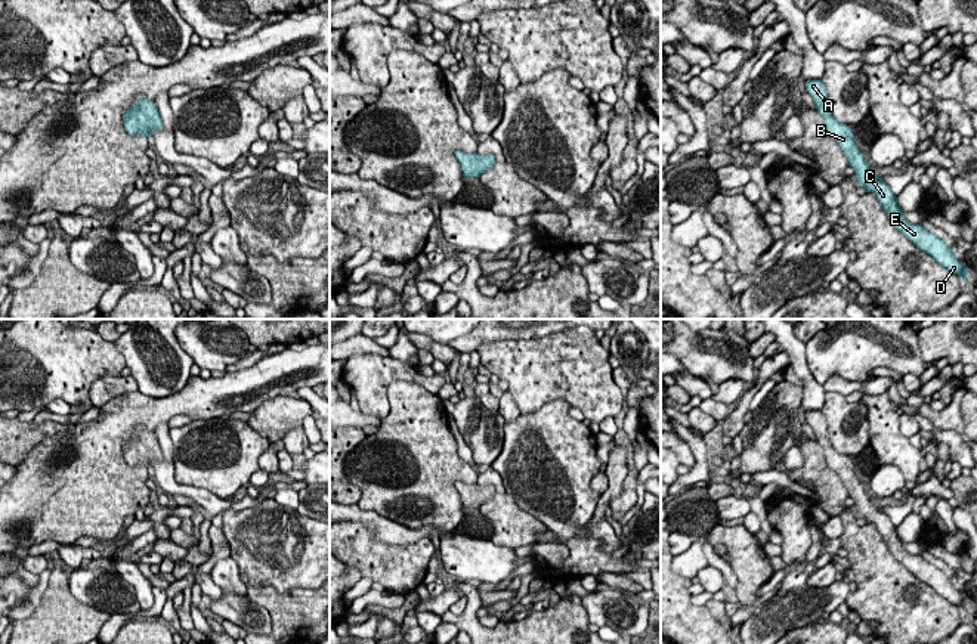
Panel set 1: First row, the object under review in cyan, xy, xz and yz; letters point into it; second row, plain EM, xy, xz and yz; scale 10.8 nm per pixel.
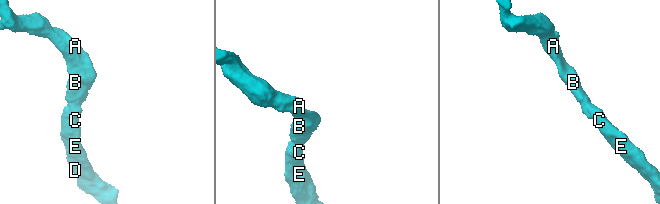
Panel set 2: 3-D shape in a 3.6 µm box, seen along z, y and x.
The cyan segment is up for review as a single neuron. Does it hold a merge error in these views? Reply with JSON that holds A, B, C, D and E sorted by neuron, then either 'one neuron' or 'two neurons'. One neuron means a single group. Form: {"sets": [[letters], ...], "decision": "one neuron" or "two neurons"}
{"sets": [["A", "B", "C", "D", "E"]], "decision": "one neuron"}

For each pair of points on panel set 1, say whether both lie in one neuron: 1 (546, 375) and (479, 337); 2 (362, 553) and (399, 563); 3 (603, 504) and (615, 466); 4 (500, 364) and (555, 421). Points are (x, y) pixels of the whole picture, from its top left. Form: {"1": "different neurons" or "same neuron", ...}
{"1": "different neurons", "2": "same neuron", "3": "same neuron", "4": "different neurons"}

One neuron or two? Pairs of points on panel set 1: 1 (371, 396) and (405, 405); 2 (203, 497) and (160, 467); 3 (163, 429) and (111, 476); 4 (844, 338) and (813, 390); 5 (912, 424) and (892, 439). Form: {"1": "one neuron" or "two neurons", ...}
{"1": "two neurons", "2": "one neuron", "3": "two neurons", "4": "two neurons", "5": "two neurons"}

